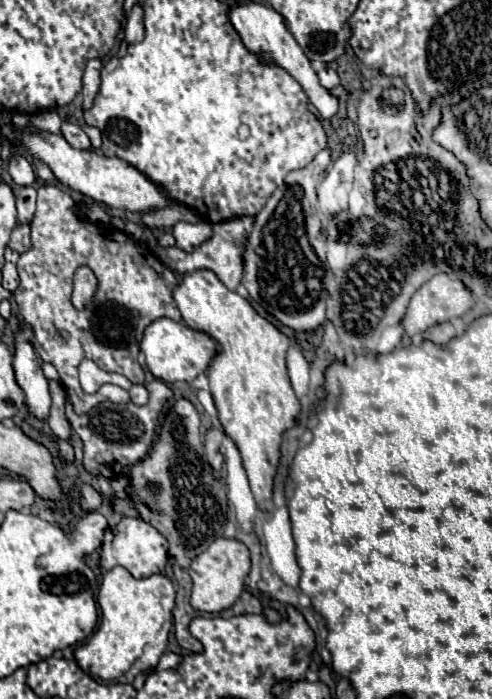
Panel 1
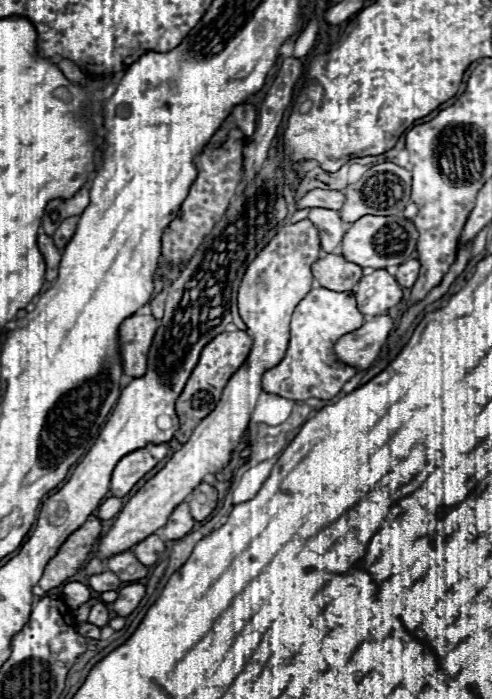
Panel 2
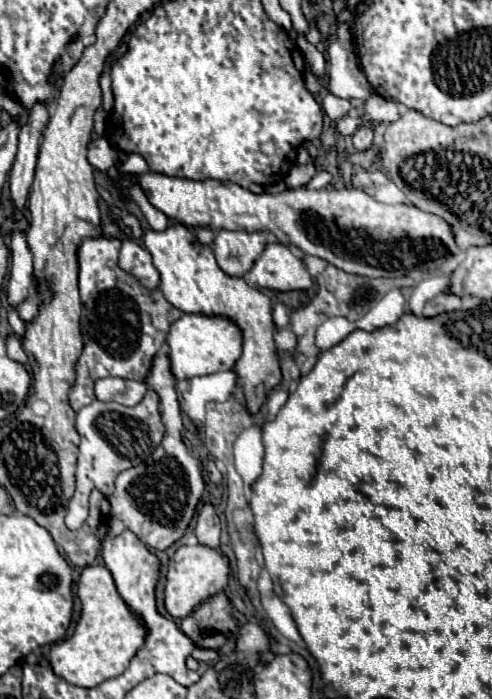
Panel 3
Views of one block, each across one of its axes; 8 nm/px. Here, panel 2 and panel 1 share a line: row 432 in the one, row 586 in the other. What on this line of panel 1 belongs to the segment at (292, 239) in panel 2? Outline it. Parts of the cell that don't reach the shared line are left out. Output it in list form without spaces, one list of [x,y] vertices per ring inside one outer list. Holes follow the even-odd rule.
[[[216,538],[200,556],[192,560],[190,578],[192,578],[192,596],[190,604],[200,612],[218,614],[230,608],[244,590],[244,578],[250,572],[250,552],[248,548],[234,538]]]

